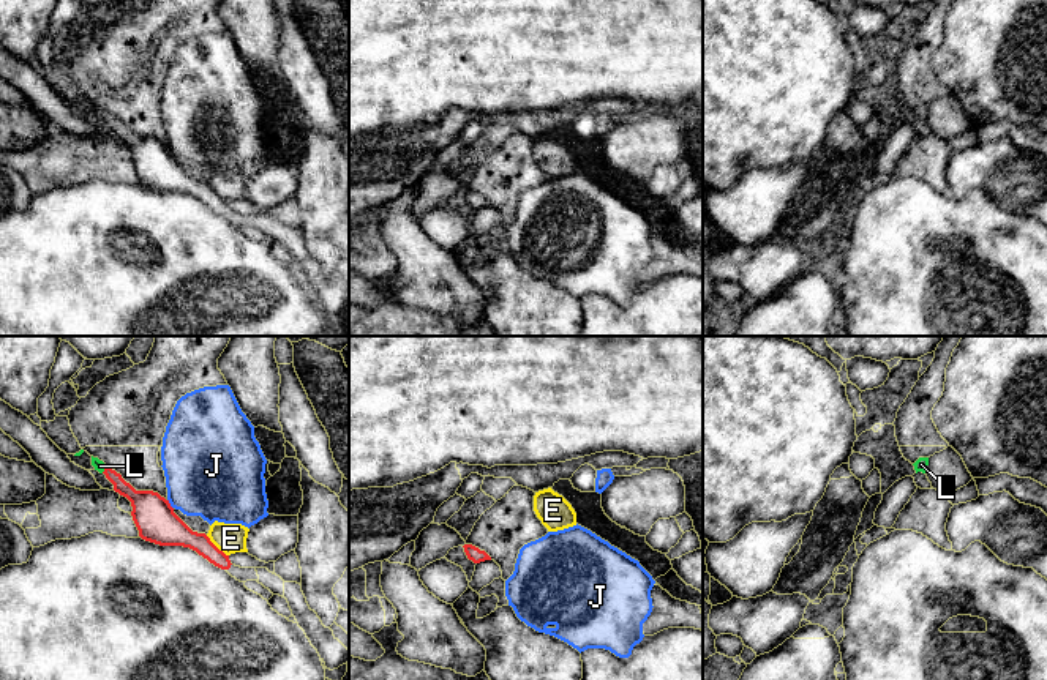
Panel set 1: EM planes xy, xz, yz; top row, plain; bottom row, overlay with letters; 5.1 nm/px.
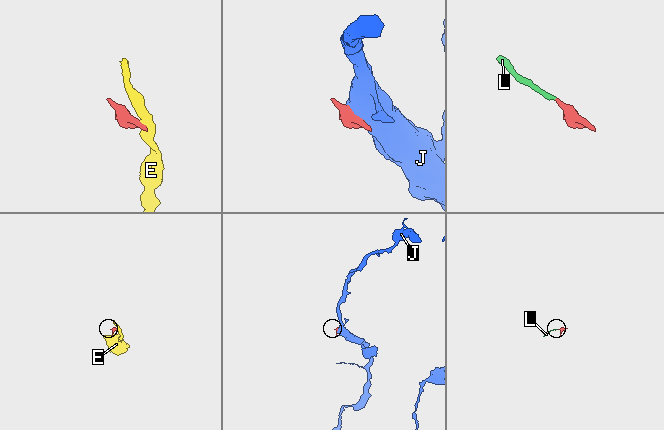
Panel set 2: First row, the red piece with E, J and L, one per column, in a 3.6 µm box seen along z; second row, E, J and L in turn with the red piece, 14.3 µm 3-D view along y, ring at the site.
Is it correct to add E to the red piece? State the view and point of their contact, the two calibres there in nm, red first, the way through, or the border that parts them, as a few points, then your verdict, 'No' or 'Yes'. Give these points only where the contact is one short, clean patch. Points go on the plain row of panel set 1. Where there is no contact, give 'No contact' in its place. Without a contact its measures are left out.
Touches red at xy (215, 193). Thickness 160 nm (red) against 150 nm. Boundary: xy (206, 182), (228, 202). No

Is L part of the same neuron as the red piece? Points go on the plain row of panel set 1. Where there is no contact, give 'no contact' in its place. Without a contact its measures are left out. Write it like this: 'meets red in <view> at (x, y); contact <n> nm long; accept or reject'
meets red in xy at (105, 117); contact 40 nm long; accept

